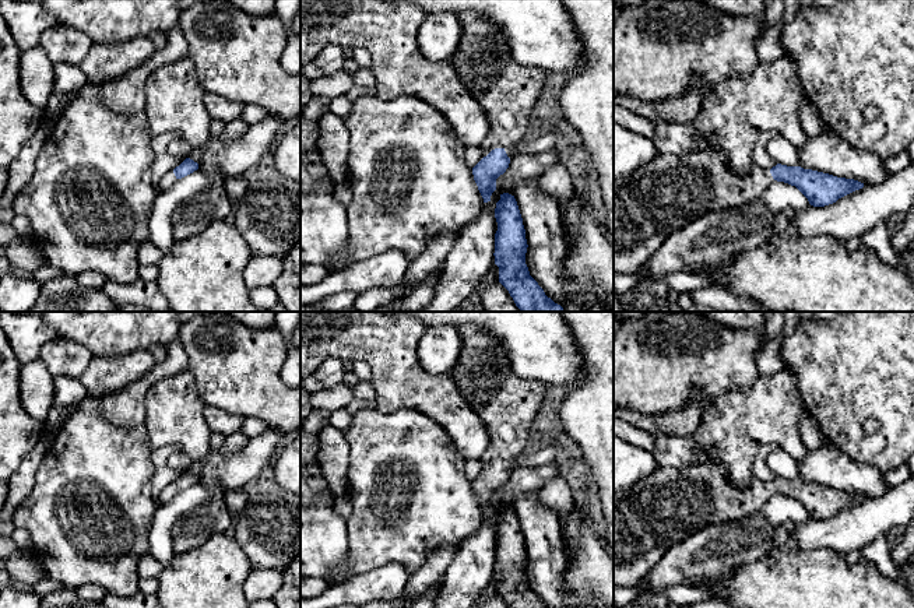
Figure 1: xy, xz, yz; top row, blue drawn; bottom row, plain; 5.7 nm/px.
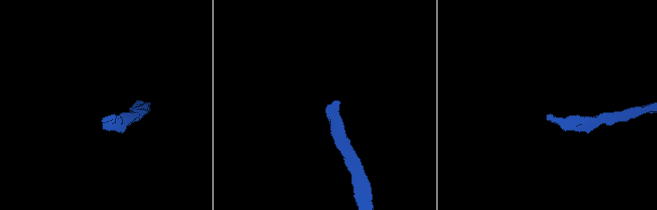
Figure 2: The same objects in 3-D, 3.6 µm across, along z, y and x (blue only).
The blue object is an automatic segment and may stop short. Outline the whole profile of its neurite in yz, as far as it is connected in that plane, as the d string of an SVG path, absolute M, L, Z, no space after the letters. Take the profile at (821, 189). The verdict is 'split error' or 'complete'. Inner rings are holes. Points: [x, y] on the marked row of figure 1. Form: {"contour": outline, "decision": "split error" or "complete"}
{"contour": "M704 148L681 155L658 154L650 164L614 180L614 274L634 274L674 232L707 212L742 207L762 198L764 190L774 180L795 186L813 207L833 204L839 198L864 187L864 183L854 179L781 164L777 164L770 171L753 165L746 175L739 175L730 168L728 159L723 150L718 148Z", "decision": "split error"}

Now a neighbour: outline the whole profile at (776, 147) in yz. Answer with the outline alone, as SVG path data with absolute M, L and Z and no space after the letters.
M776 136L767 144L767 151L771 158L774 158L778 164L787 166L799 166L798 150L783 136Z

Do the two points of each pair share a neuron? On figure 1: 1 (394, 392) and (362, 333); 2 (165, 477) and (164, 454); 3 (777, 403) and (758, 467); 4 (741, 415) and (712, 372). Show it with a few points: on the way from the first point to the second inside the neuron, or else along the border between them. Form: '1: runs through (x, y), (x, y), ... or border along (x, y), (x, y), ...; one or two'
1: runs through (394, 378), (394, 365), (376, 347); one
2: runs through (162, 471), (162, 460); one
3: border along (773, 443), (766, 443), (759, 450), (752, 475); two
4: border along (756, 380), (744, 389), (730, 389), (713, 400); two

